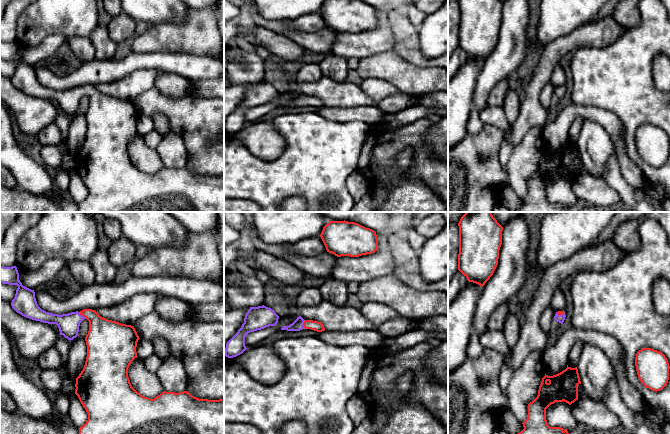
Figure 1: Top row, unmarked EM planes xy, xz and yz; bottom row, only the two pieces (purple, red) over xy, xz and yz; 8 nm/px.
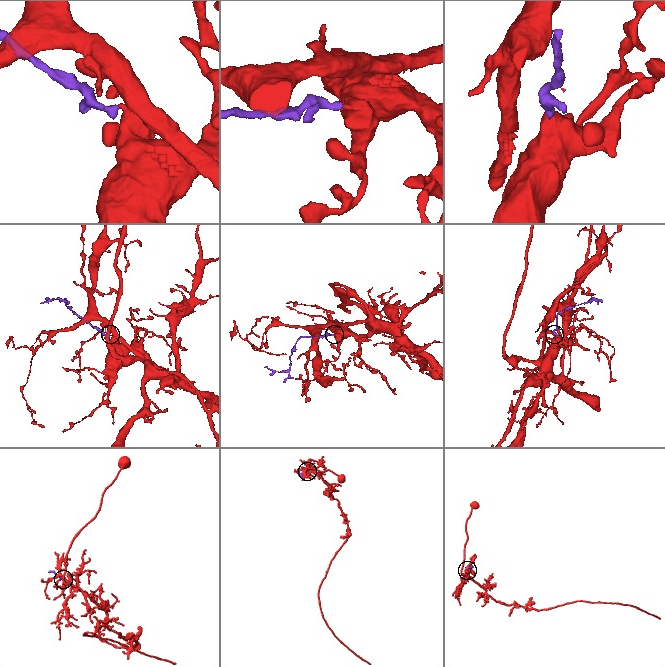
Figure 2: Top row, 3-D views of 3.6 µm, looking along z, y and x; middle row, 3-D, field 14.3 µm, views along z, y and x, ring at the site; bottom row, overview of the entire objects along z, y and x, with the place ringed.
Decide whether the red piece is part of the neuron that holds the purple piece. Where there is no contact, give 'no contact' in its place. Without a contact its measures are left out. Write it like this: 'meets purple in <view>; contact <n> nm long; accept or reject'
meets purple in xy; contact 80 nm long; accept

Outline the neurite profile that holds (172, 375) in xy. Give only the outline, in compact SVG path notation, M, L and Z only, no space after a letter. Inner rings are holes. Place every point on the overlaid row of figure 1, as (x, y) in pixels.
M175 356L163 360L156 376L166 392L179 393L187 390L188 375L183 363Z

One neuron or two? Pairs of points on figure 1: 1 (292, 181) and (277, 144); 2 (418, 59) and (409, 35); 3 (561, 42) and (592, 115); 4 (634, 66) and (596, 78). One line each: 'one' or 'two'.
1: two
2: one
3: two
4: one

